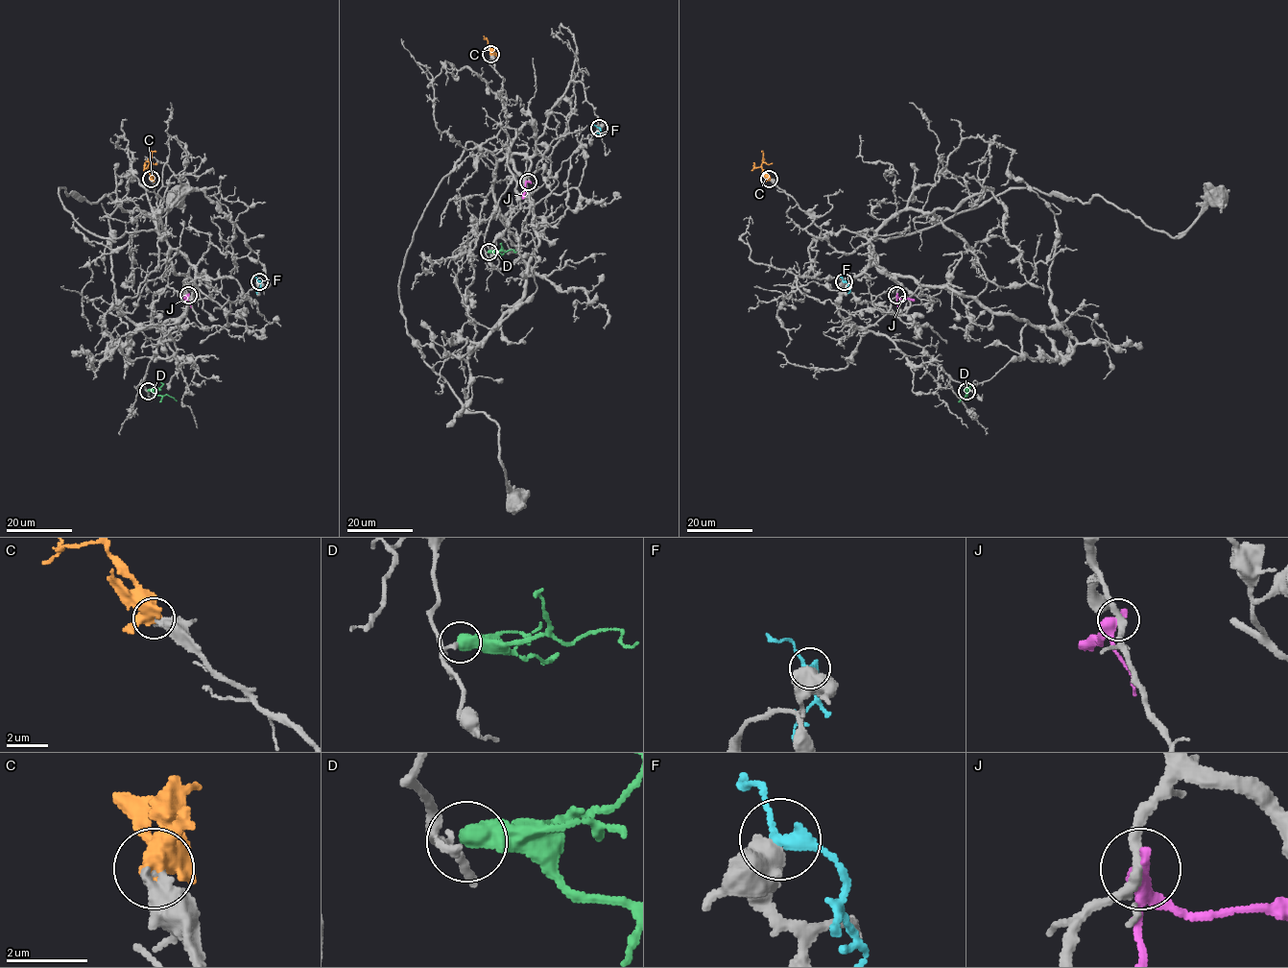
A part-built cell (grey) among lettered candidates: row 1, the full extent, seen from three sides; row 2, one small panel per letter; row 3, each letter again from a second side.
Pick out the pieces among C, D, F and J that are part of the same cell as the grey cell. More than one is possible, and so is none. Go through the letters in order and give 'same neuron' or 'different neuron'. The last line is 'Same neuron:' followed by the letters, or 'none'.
C: same neuron
D: different neuron
F: different neuron
J: different neuron
Same neuron: C

